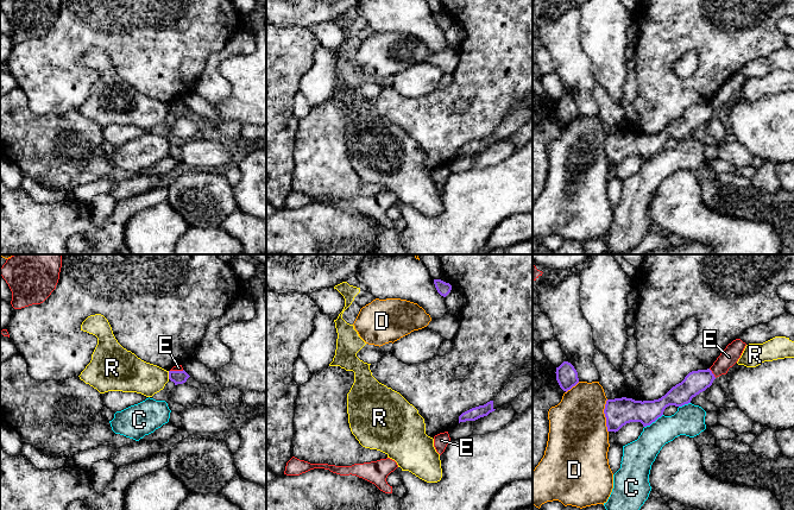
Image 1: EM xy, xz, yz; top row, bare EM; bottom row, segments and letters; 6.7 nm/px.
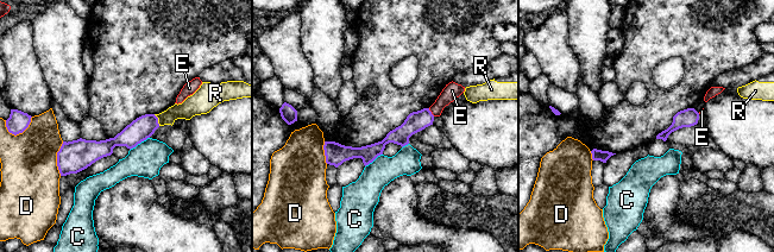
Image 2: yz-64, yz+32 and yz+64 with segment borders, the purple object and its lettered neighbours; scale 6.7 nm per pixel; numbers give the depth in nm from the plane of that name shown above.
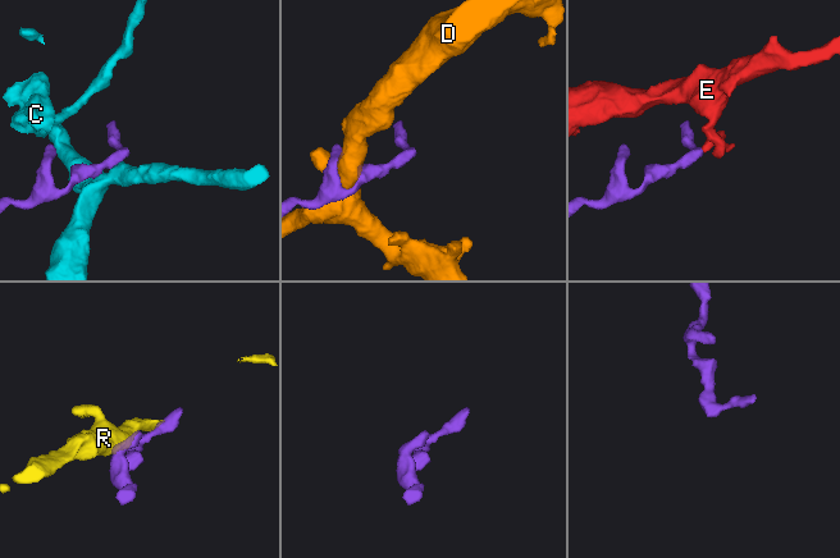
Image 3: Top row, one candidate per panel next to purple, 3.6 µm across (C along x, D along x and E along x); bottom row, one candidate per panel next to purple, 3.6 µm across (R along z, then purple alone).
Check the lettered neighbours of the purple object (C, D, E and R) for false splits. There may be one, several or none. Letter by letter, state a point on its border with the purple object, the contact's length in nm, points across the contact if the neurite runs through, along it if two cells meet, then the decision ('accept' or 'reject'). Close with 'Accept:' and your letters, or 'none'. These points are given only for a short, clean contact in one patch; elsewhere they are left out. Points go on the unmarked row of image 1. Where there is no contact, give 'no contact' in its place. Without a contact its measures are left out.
C: yz (653, 155) | 160 nm | reject
D: yz (605, 150) | 220 nm | reject
E: yz (712, 107) | 80 nm | along yz (709, 102), (716, 111) | reject
R: xy (169, 108) | 60 nm | along xy (168, 105), (169, 112) | reject
Accept: none

